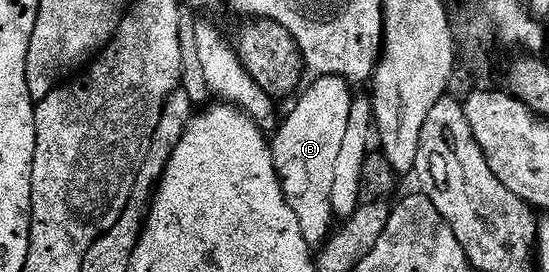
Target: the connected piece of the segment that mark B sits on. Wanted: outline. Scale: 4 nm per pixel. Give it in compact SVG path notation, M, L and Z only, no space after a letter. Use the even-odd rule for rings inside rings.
M319 77L313 82L308 90L307 88L303 90L304 98L293 107L292 114L285 121L283 118L282 124L275 130L276 141L274 137L271 146L272 158L276 161L276 172L279 173L284 186L284 196L288 206L298 215L302 235L309 247L320 247L328 240L334 225L330 193L334 187L338 155L341 154L342 143L346 138L346 127L350 122L354 95L353 86L343 77Z

